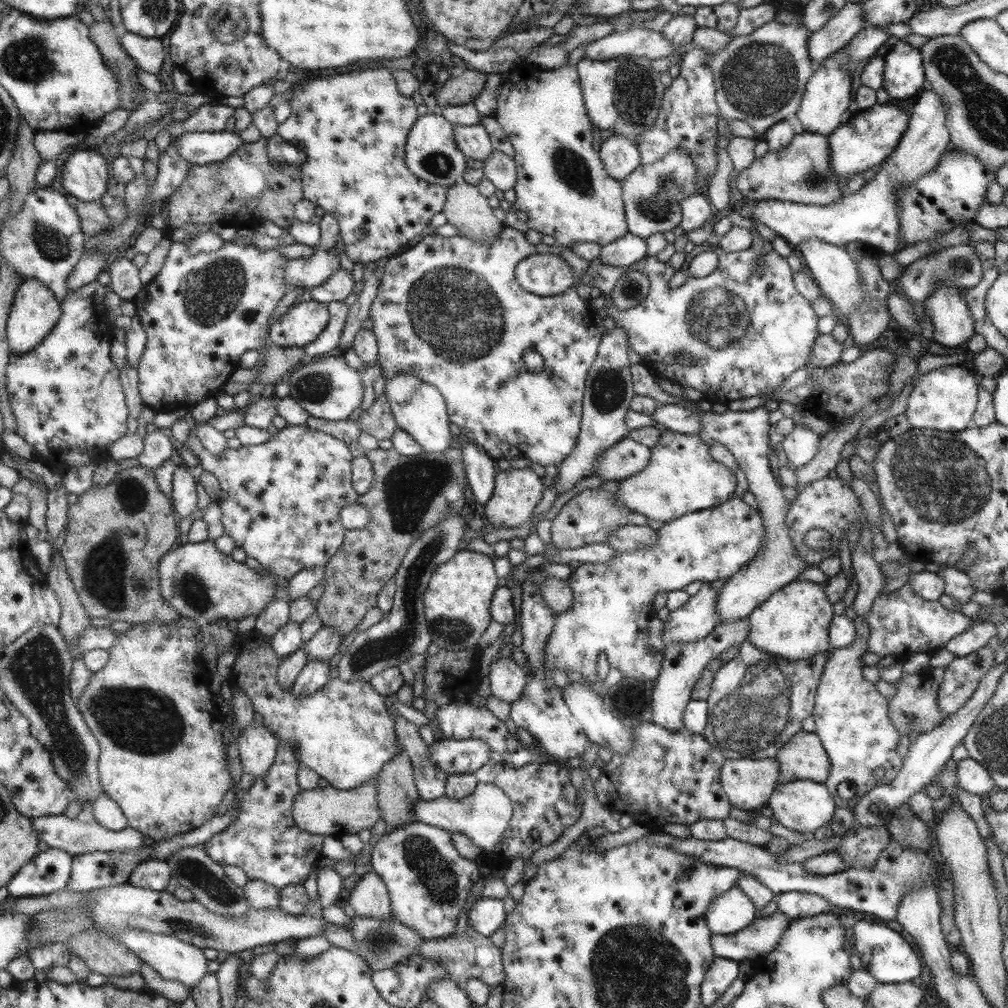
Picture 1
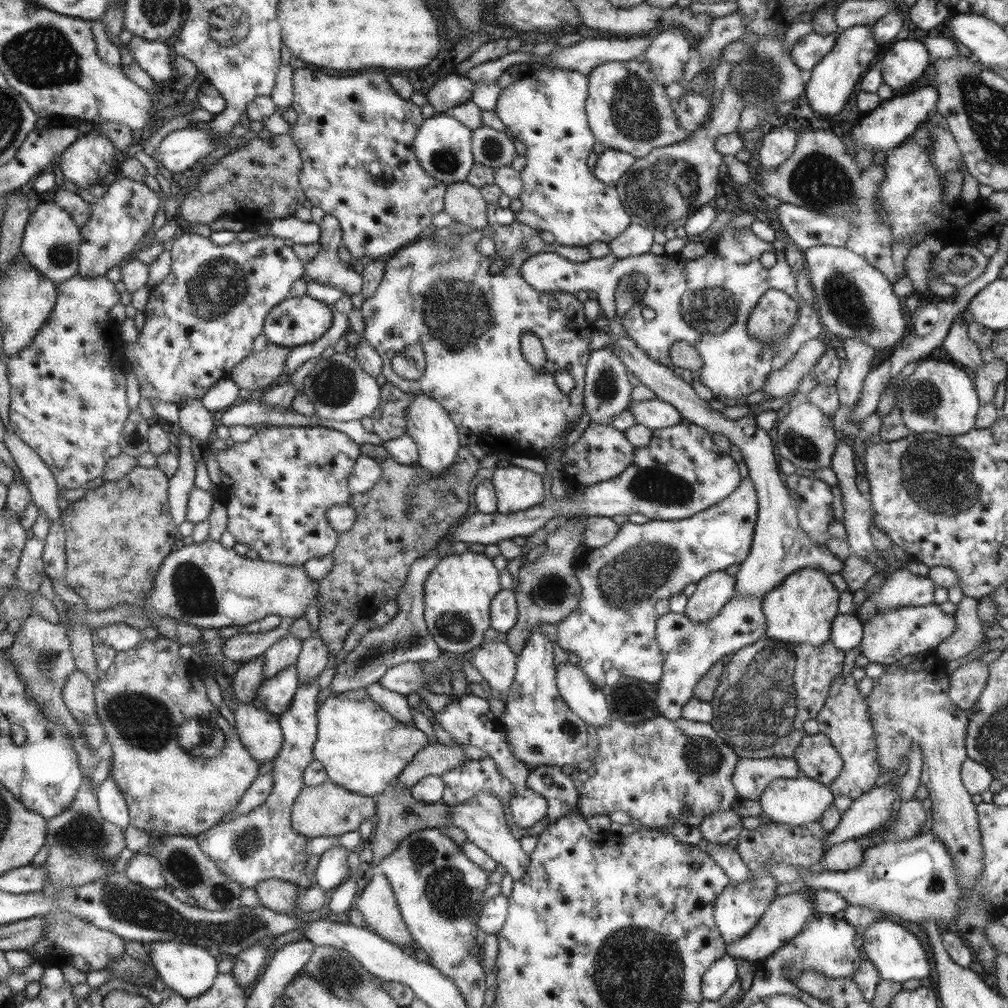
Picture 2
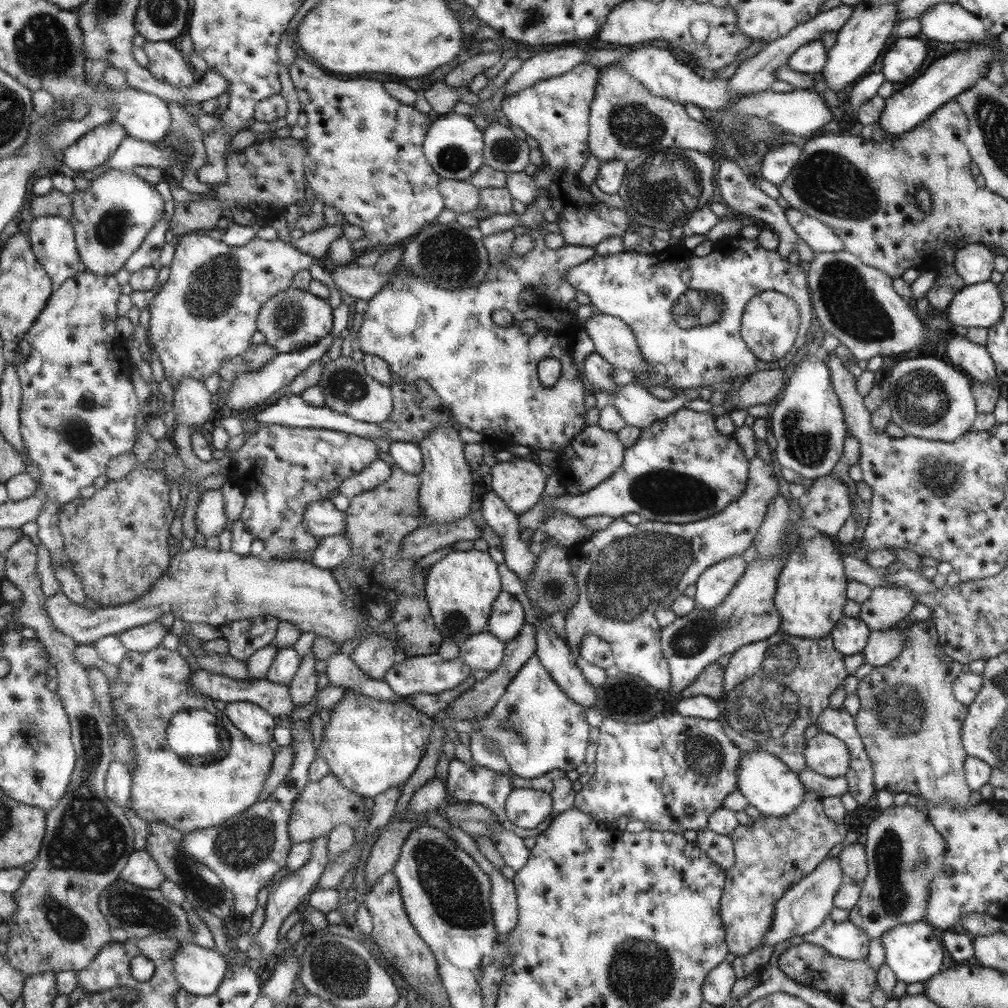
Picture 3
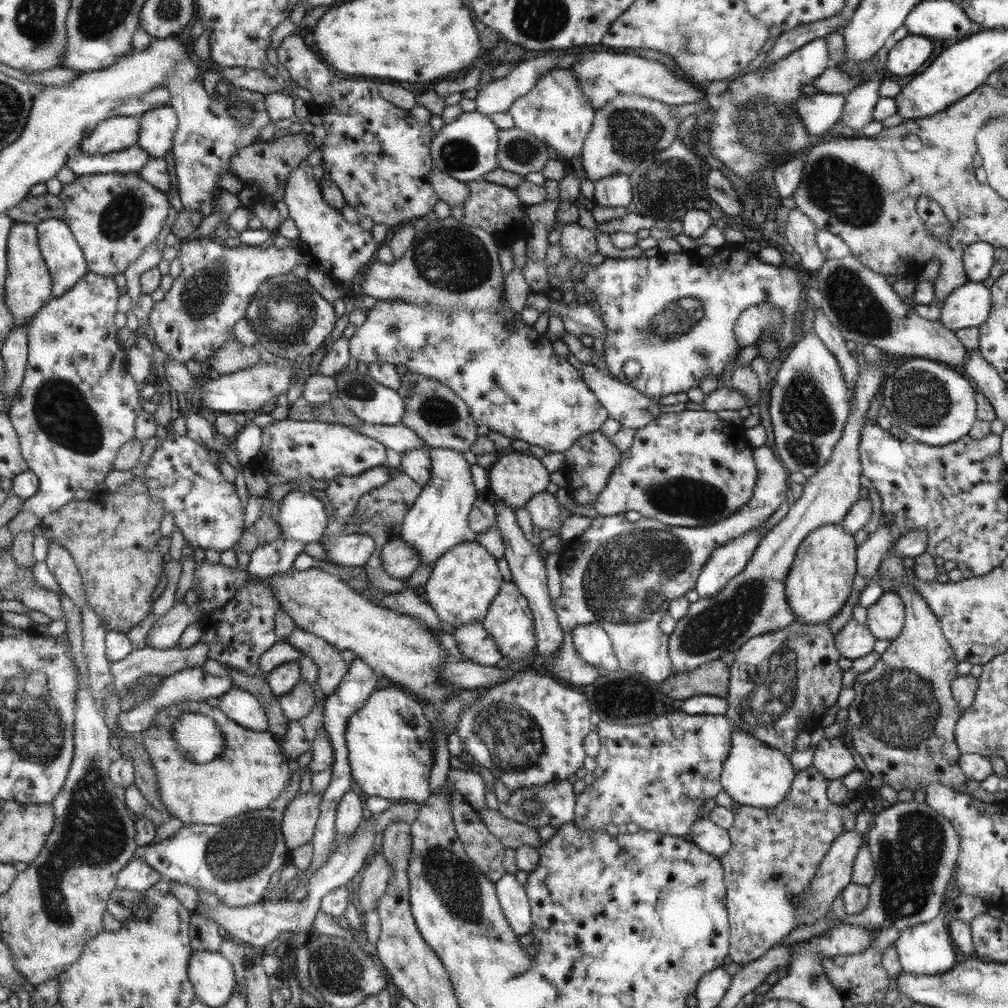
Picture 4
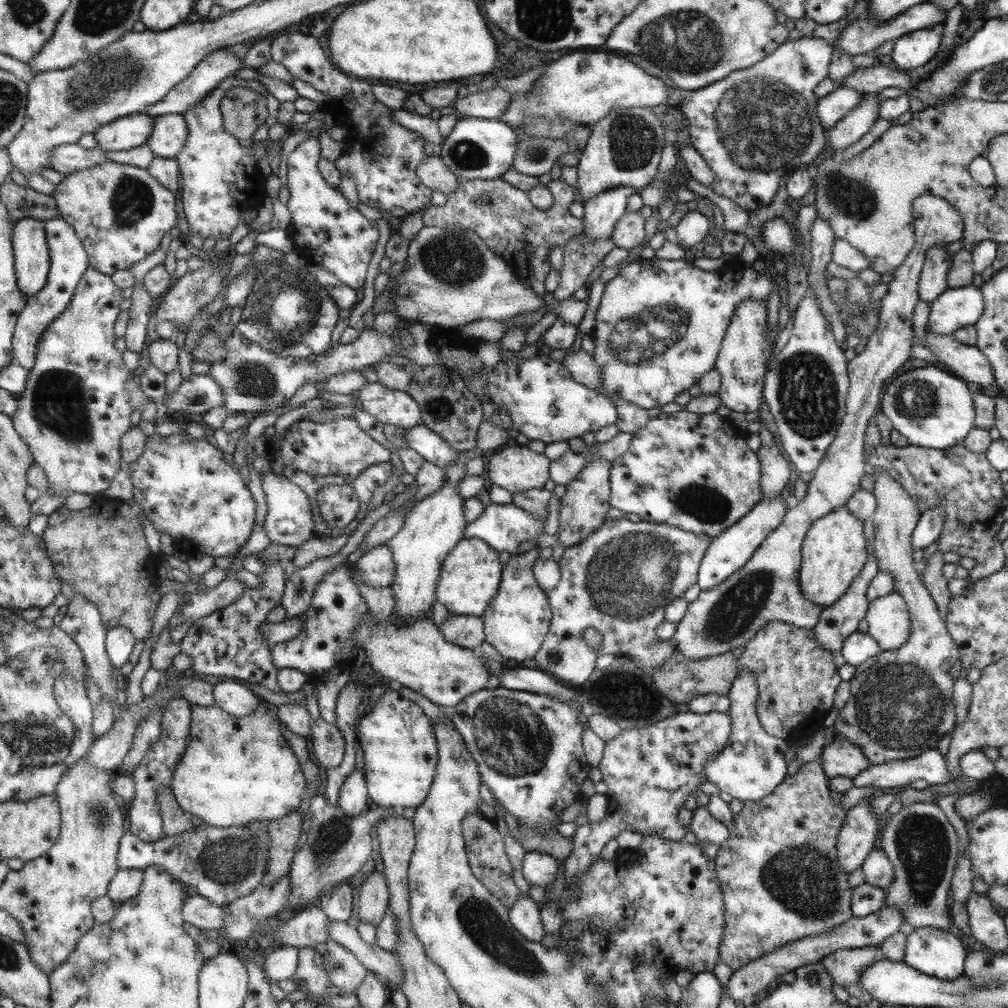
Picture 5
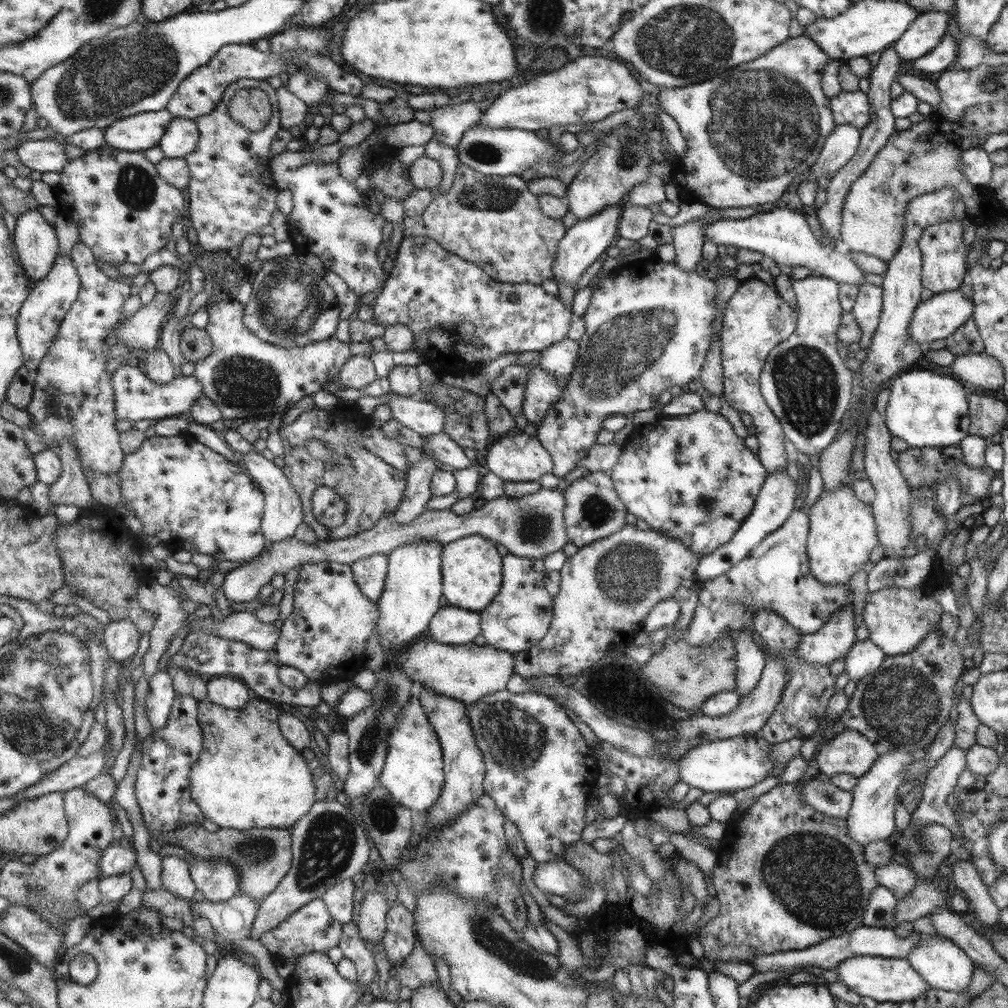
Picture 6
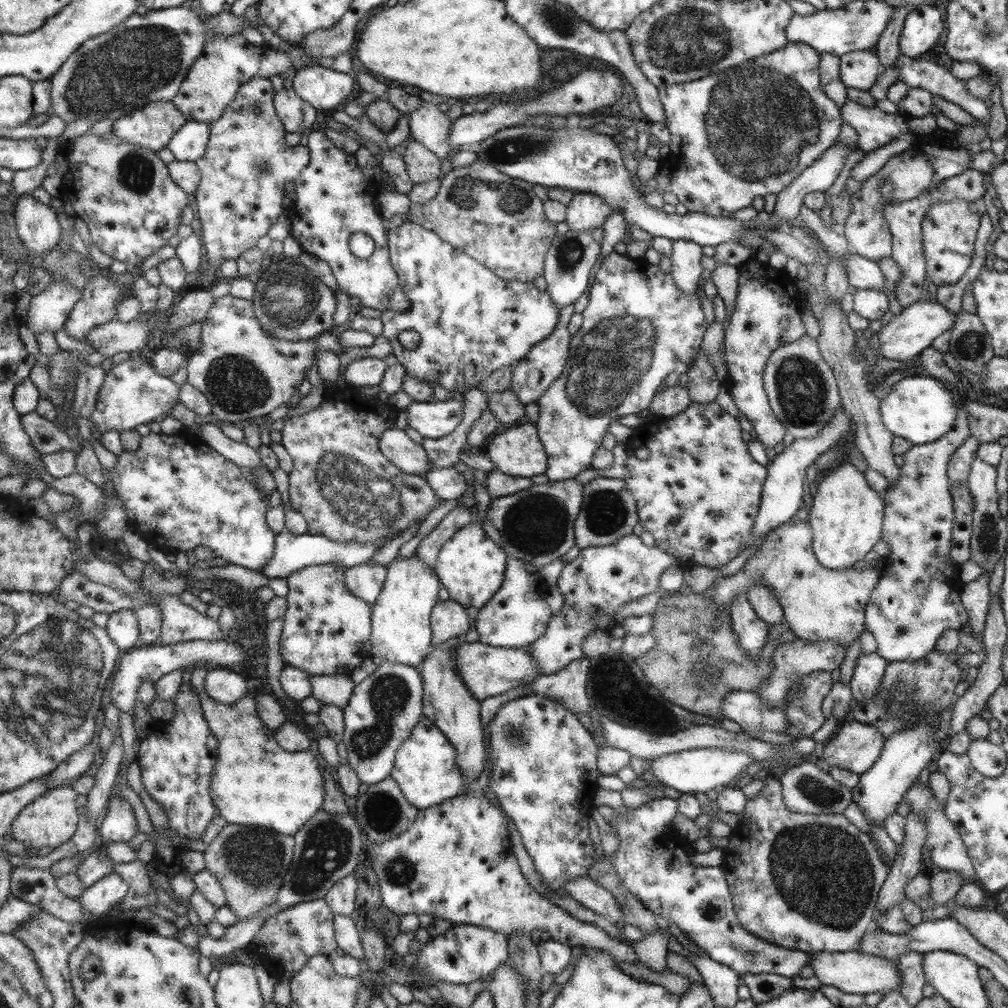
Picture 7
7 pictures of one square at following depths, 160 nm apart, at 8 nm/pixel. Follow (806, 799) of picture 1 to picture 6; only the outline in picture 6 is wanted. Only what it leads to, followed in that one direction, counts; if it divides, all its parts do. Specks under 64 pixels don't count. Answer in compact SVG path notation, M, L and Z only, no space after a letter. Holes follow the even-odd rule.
M753 628L741 629L733 638L738 666L734 691L741 697L747 696L757 686L766 662L765 654L751 641L752 635ZM759 733L751 735L734 737L728 740L717 740L709 744L700 744L697 748L694 746L683 756L679 757L678 775L681 782L686 782L689 788L699 788L704 792L723 792L725 794L737 790L749 788L757 782L769 776L773 770L774 762L771 758L772 744L763 740Z

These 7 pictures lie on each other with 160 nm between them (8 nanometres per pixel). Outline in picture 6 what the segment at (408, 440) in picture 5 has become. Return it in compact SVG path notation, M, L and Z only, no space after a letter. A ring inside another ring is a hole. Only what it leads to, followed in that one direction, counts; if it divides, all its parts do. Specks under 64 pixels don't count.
M433 433L423 439L426 448L432 452L439 464L447 464L457 470L467 468L471 464L465 457L462 448L457 446L446 434Z

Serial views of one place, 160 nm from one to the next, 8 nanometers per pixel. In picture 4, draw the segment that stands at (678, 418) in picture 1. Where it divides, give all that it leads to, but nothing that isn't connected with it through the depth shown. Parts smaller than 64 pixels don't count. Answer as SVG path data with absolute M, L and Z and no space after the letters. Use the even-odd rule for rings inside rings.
M582 364L583 380L598 399L609 417L619 421L626 429L643 428L659 412L657 401L639 394L627 384L621 384L611 375L603 373L593 364Z

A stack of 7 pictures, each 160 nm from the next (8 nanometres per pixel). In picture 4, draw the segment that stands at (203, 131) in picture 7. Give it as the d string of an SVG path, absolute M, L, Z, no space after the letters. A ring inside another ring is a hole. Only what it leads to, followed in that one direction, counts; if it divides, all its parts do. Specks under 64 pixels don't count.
M165 105L165 108L156 108L145 112L139 119L141 124L141 138L138 144L154 158L164 158L167 152L172 152L175 144L175 134L179 130L179 118L175 108L171 105Z

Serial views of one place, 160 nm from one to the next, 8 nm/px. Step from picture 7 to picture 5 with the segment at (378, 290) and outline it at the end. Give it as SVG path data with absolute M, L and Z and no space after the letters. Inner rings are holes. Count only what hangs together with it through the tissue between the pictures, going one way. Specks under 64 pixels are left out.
M315 138L301 142L287 156L287 190L289 198L286 209L290 212L288 232L292 239L293 252L304 258L309 264L319 264L343 284L351 288L362 288L365 270L371 258L371 244L377 240L377 230L369 226L345 198L331 189L320 176L317 160L320 154Z

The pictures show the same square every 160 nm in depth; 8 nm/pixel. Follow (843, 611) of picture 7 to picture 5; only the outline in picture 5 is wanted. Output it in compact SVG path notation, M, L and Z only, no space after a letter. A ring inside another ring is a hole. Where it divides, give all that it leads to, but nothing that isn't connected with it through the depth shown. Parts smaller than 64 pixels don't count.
M921 195L913 200L912 218L914 225L914 248L907 256L902 266L893 272L894 277L886 285L887 292L880 298L880 323L873 335L868 336L866 345L858 349L856 355L849 360L846 368L849 370L849 391L846 395L846 414L842 419L841 426L838 427L826 456L819 463L818 468L813 471L813 476L806 483L807 490L805 497L801 499L795 507L786 510L781 523L763 539L761 546L757 548L750 560L733 575L729 576L723 583L709 590L700 591L699 596L687 604L685 616L676 623L675 634L671 634L671 641L674 650L683 654L689 661L707 659L723 653L731 653L735 648L743 647L753 639L759 629L770 623L781 622L794 625L796 628L812 629L818 623L819 616L822 615L823 607L803 599L802 590L799 589L798 570L802 560L801 546L806 532L818 518L830 514L844 506L851 495L860 489L859 482L861 476L868 470L867 462L864 458L864 436L867 421L873 414L877 414L877 404L883 392L883 382L893 376L893 372L909 359L911 342L911 312L917 304L917 276L921 270L921 264L926 260L926 253L933 245L949 245L962 238L962 216L942 197L933 195Z

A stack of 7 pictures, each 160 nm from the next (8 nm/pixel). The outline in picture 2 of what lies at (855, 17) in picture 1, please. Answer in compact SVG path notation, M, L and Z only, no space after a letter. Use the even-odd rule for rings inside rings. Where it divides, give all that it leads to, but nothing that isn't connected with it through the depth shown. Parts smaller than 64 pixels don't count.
M811 31L802 37L799 37L790 49L790 57L792 61L800 68L800 70L811 70L818 62L832 51L832 47L836 43L838 33L821 35Z

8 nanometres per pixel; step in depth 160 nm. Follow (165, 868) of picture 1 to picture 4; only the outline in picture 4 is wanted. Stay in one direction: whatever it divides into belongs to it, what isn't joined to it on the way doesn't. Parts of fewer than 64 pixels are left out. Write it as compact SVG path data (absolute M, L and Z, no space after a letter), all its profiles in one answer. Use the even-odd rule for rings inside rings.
M135 857L119 873L118 888L145 893L158 884L162 877L162 874L151 868L145 860Z

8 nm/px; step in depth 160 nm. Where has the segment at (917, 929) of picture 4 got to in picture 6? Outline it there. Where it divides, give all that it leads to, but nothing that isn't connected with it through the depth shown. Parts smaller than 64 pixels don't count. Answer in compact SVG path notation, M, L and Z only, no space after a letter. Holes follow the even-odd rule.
M923 935L910 948L905 958L919 972L929 988L956 993L964 993L967 983L970 981L972 968L975 965L953 941L937 935Z

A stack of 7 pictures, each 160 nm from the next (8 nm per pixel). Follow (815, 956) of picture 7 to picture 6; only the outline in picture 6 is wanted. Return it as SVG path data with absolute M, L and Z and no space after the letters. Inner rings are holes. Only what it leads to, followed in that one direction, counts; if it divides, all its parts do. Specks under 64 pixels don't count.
M852 956L835 967L841 983L859 996L867 996L875 1002L909 1002L925 996L930 990L926 981L909 963L907 958L879 958L875 956Z

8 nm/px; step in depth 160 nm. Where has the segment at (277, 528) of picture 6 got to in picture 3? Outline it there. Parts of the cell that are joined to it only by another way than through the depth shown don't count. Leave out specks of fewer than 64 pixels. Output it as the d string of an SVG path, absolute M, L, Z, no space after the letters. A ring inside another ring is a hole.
M328 499L314 500L304 510L303 524L306 531L319 539L342 534L345 523L344 512L335 509Z

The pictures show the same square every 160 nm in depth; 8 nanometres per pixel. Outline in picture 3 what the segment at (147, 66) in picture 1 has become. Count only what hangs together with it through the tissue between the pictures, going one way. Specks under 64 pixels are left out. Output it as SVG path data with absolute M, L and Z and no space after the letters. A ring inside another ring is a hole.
M145 40L142 44L144 52L148 56L148 69L159 80L176 87L190 87L200 80L200 76L187 61L181 56L169 41L151 42Z

